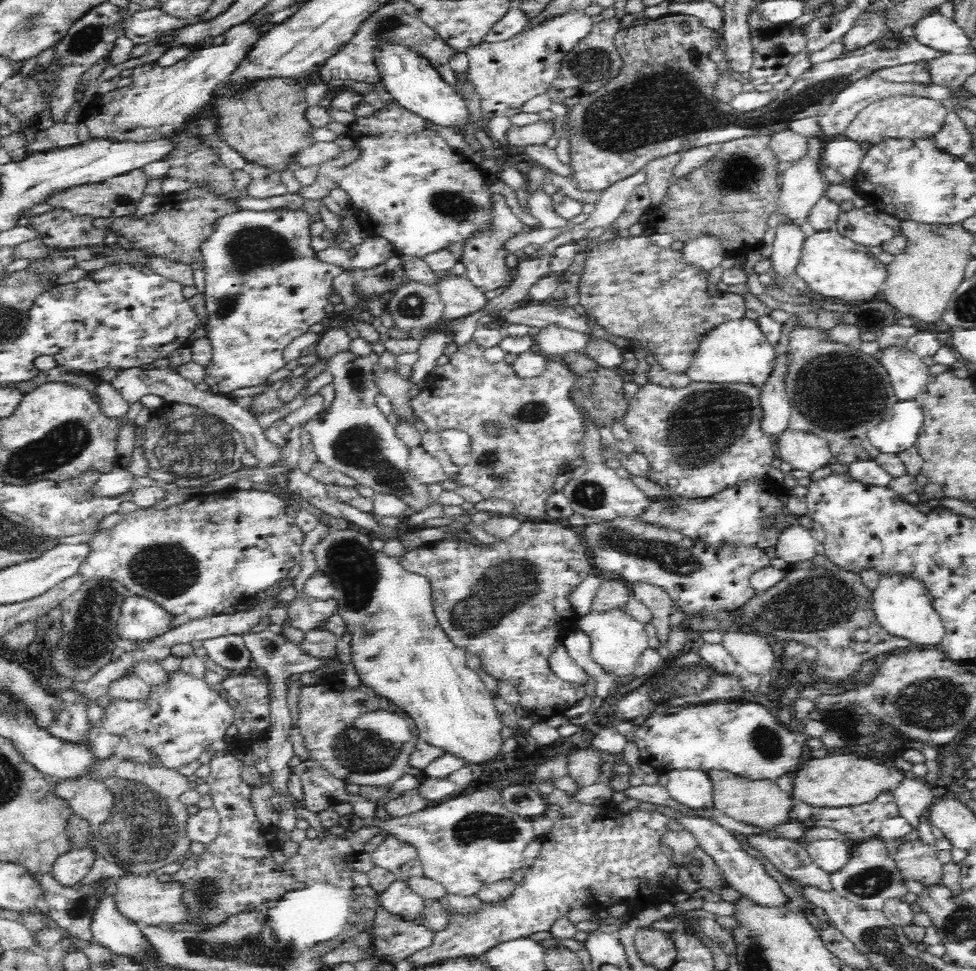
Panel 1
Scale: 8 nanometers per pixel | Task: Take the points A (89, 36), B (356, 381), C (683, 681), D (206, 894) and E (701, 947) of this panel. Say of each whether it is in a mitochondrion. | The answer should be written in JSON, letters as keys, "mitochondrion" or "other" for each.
{"A":"mitochondrion","B":"mitochondrion","C":"mitochondrion","D":"mitochondrion","E":"other"}

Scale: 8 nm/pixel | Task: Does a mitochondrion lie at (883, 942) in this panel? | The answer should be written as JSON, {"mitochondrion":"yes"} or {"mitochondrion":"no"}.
{"mitochondrion":"yes"}

